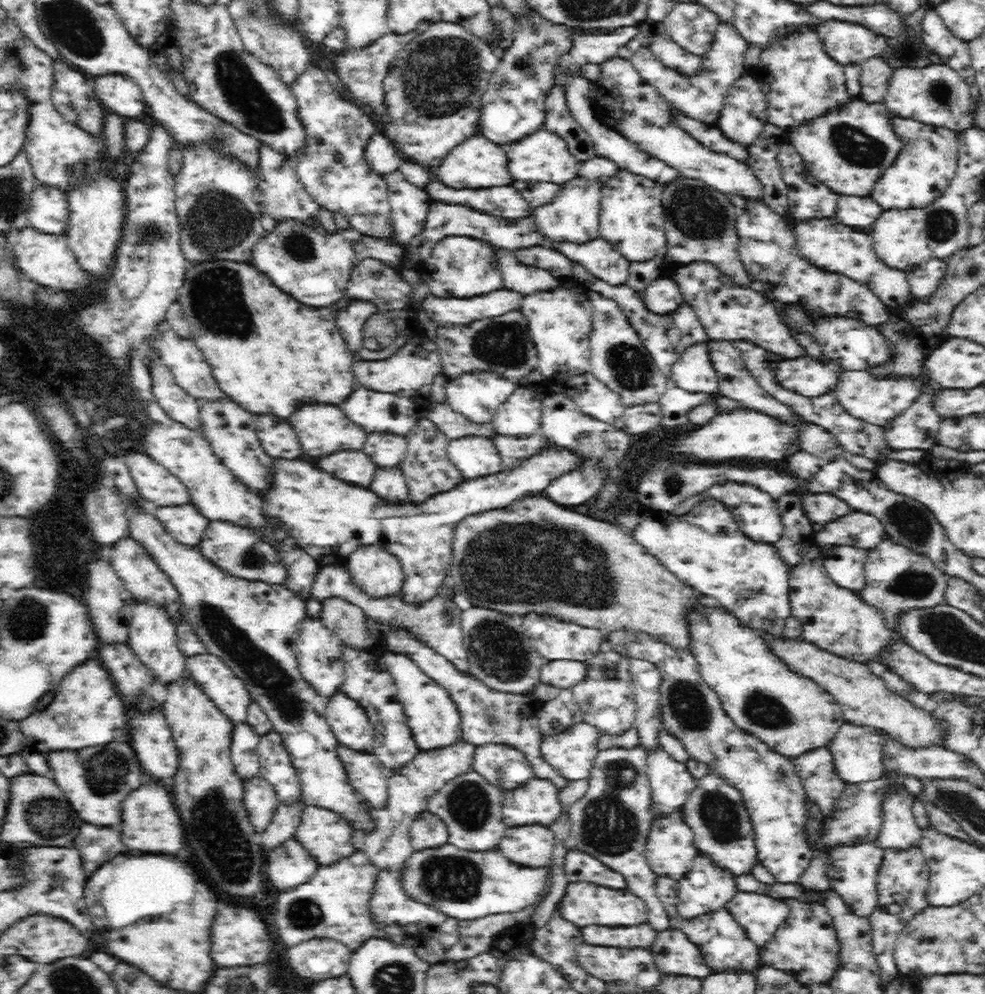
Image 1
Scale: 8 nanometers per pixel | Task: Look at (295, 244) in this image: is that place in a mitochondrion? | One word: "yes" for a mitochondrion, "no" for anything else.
yes

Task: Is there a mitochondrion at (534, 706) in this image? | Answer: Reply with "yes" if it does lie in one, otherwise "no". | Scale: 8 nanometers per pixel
no

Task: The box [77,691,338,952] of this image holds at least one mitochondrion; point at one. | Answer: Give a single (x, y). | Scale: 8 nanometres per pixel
(213, 812)

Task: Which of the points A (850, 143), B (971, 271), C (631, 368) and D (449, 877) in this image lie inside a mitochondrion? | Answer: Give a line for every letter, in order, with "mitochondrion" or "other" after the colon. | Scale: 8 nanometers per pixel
A: mitochondrion
B: mitochondrion
C: mitochondrion
D: mitochondrion

